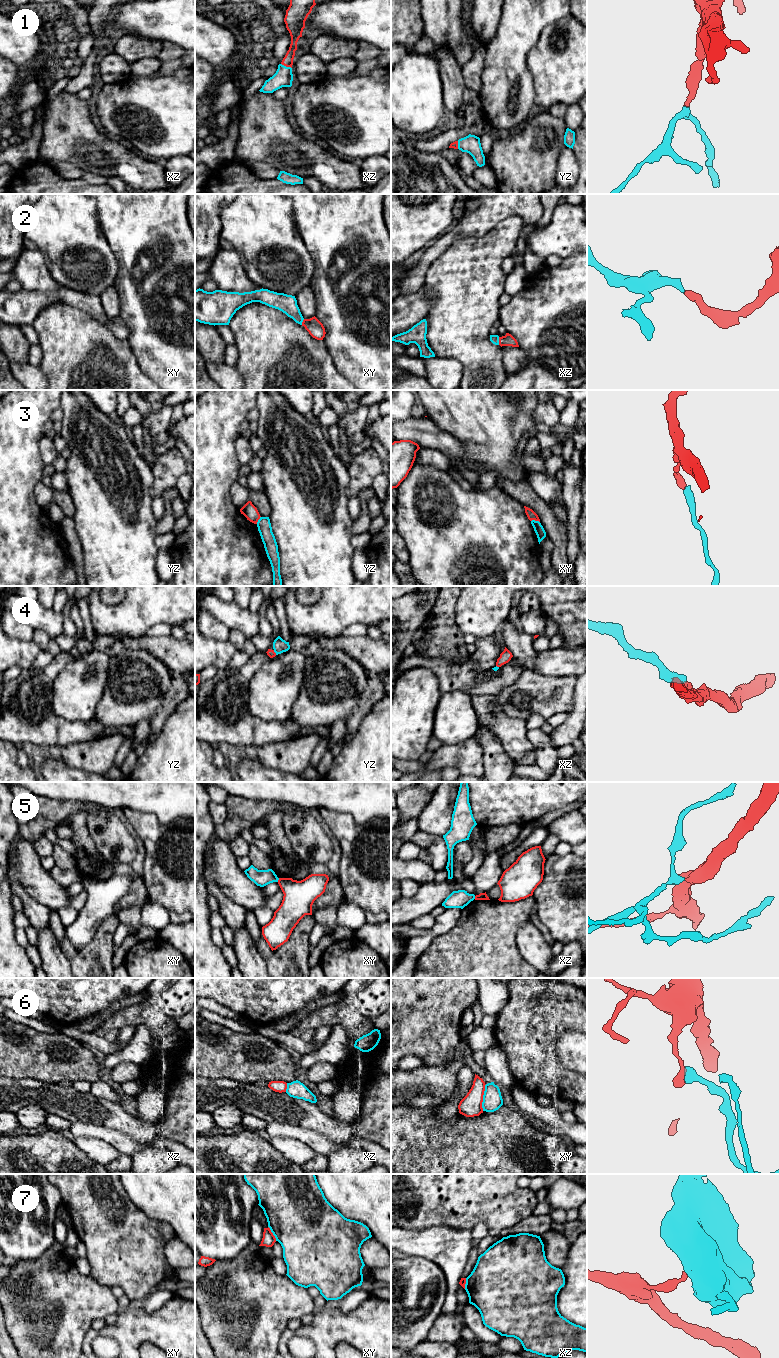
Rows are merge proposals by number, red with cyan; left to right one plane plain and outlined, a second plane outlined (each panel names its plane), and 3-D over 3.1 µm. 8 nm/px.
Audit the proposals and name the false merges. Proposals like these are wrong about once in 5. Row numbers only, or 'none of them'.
3, 4, 5, 6, 7

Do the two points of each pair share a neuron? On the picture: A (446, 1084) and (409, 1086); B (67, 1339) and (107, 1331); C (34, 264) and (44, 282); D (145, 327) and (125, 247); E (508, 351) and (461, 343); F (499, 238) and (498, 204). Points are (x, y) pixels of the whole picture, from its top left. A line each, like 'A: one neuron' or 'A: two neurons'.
A: one neuron
B: two neurons
C: one neuron
D: one neuron
E: two neurons
F: two neurons

